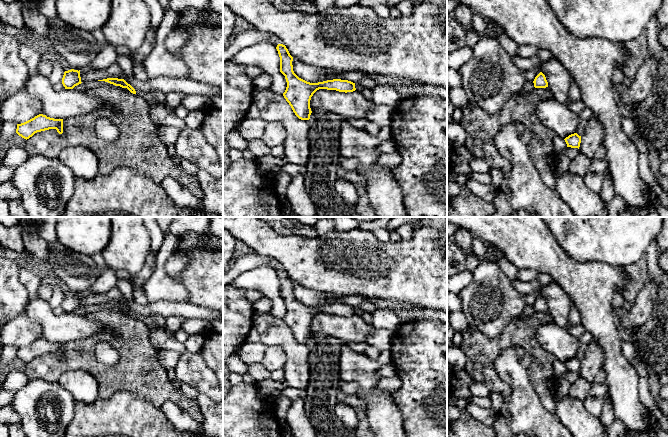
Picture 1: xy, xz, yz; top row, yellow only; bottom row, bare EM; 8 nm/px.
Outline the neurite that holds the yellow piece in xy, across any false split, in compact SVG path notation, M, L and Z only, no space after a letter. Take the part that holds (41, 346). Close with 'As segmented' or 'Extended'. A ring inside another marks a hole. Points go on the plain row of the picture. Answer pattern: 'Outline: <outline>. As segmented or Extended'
Outline: M39 338L24 347L17 348L16 357L27 364L35 357L49 353L56 353L59 358L62 358L63 343L54 343L43 338Z. As segmented

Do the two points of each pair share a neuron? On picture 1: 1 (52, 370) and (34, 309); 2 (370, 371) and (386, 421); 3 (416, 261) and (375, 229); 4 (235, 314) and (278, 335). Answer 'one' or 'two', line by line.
1: two
2: one
3: two
4: two

